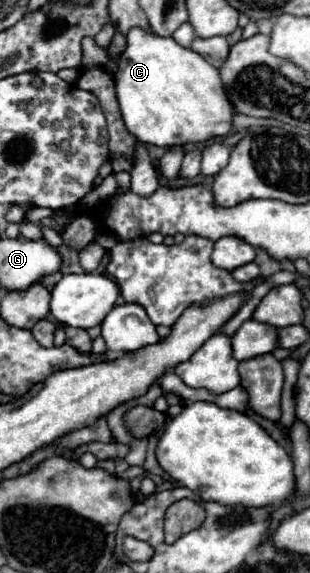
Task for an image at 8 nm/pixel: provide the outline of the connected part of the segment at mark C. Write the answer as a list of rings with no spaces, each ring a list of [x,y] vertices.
[[[133,27],[125,39],[125,51],[117,61],[115,95],[121,107],[125,127],[129,129],[131,135],[135,135],[141,143],[147,145],[173,147],[201,143],[209,137],[223,137],[231,129],[233,105],[227,99],[219,71],[209,61],[205,61],[195,51],[181,47],[173,37],[159,37],[157,33],[147,29]]]

